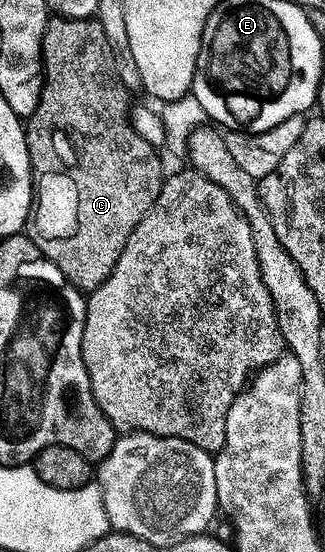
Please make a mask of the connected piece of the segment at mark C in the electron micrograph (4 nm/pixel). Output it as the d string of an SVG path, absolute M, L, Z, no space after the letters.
M57 16L53 17L44 36L43 77L44 88L41 92L41 100L37 111L26 122L32 173L35 185L38 187L38 197L34 202L34 226L36 222L34 241L45 257L61 270L63 276L72 286L81 292L91 292L102 288L102 284L106 284L106 280L110 280L118 260L122 260L122 252L126 252L126 244L130 244L130 236L136 231L138 224L142 224L142 220L146 220L150 208L154 208L154 204L158 200L166 181L164 162L160 159L159 152L132 127L132 118L128 115L128 109L132 106L131 100L128 99L130 91L126 84L123 83L122 76L119 75L115 54L111 50L110 43L106 38L106 32L103 31L100 21L91 18L66 19Z

